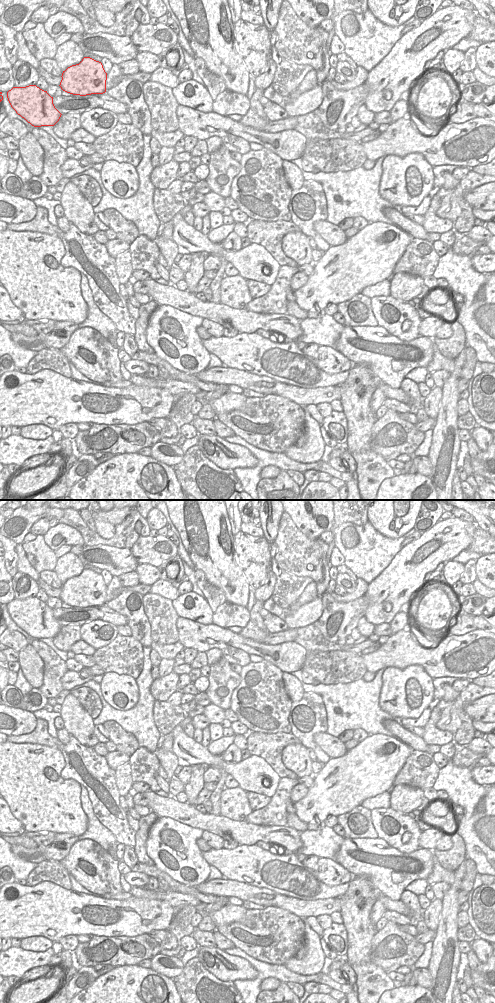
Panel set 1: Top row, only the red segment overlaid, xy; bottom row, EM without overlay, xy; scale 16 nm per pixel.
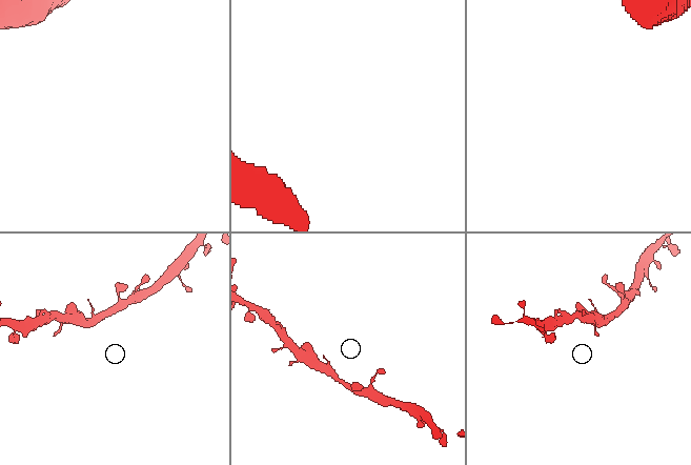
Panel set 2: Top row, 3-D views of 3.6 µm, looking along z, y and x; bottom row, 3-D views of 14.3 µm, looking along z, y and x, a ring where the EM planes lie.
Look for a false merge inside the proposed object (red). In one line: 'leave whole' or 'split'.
leave whole

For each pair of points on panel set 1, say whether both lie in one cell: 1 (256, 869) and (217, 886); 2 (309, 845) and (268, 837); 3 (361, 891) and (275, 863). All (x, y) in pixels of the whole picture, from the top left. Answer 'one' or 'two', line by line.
1: two
2: two
3: two

